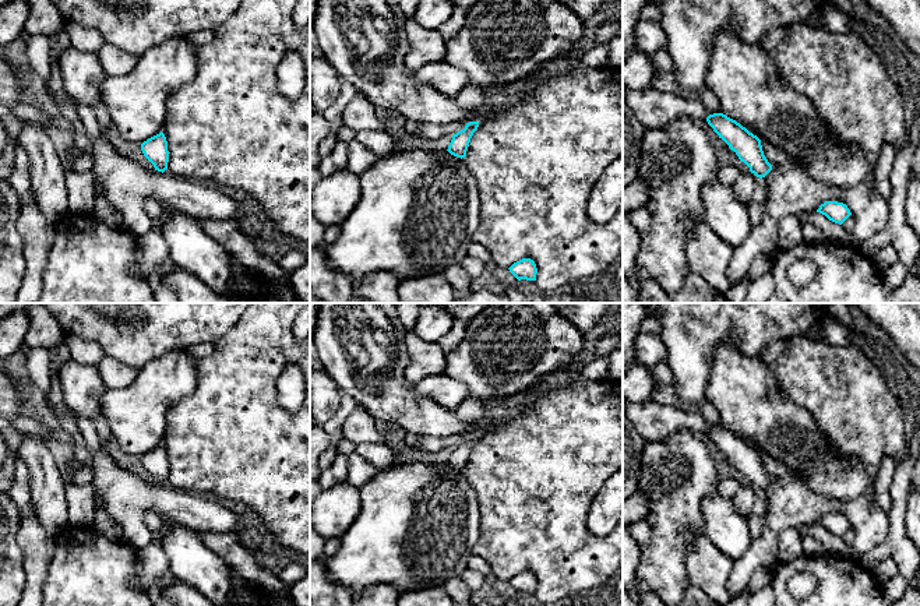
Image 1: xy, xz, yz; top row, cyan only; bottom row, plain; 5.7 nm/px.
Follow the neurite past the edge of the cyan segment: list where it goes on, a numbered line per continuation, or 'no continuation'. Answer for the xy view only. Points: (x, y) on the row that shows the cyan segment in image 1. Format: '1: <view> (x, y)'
no continuation

